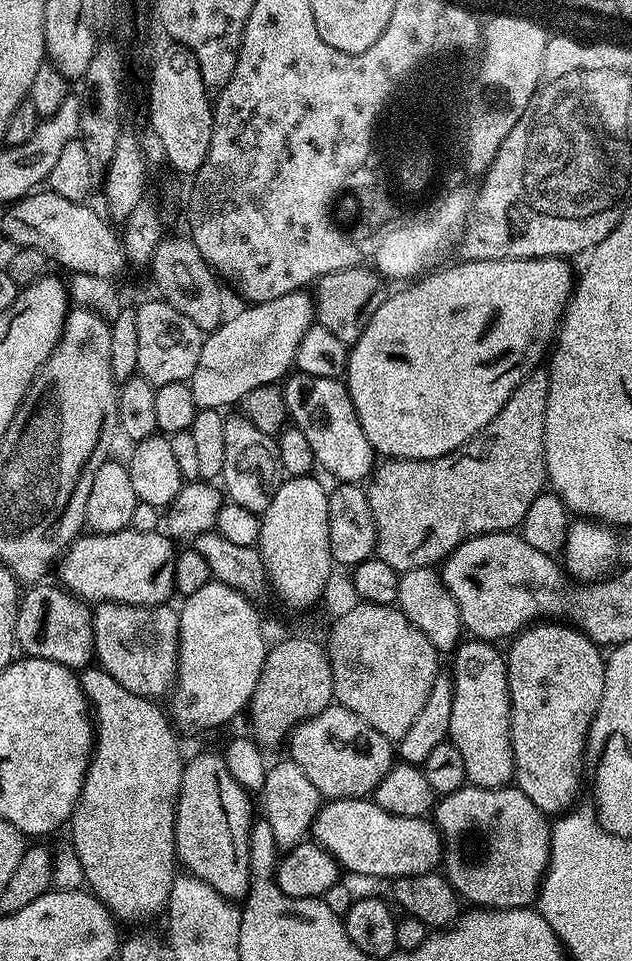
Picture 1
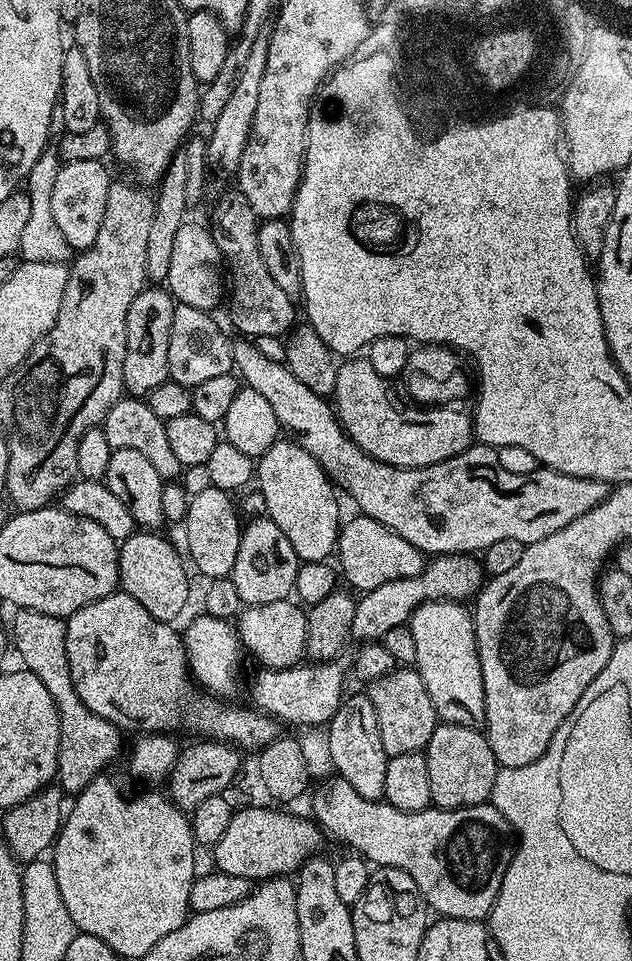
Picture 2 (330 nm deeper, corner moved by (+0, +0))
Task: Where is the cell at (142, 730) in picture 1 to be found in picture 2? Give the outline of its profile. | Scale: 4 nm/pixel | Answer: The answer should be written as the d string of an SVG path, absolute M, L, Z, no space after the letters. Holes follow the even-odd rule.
M21 608L15 613L10 627L10 640L14 652L20 655L23 667L34 678L39 678L50 690L56 709L60 711L60 745L56 780L65 793L81 792L93 778L101 775L104 768L120 752L121 729L106 718L94 714L78 698L74 682L70 678L70 658L66 658L67 623L61 617L42 614L38 610Z

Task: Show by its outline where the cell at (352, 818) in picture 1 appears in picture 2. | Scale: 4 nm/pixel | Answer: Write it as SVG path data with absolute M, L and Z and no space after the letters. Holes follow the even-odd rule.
M241 807L233 811L230 826L222 833L222 838L214 845L216 852L215 867L226 874L234 874L234 878L246 878L253 882L263 882L273 878L284 878L289 874L299 873L302 865L309 857L321 851L320 843L326 840L325 833L315 820L304 816L291 816L288 812L275 812L275 807L249 808Z

